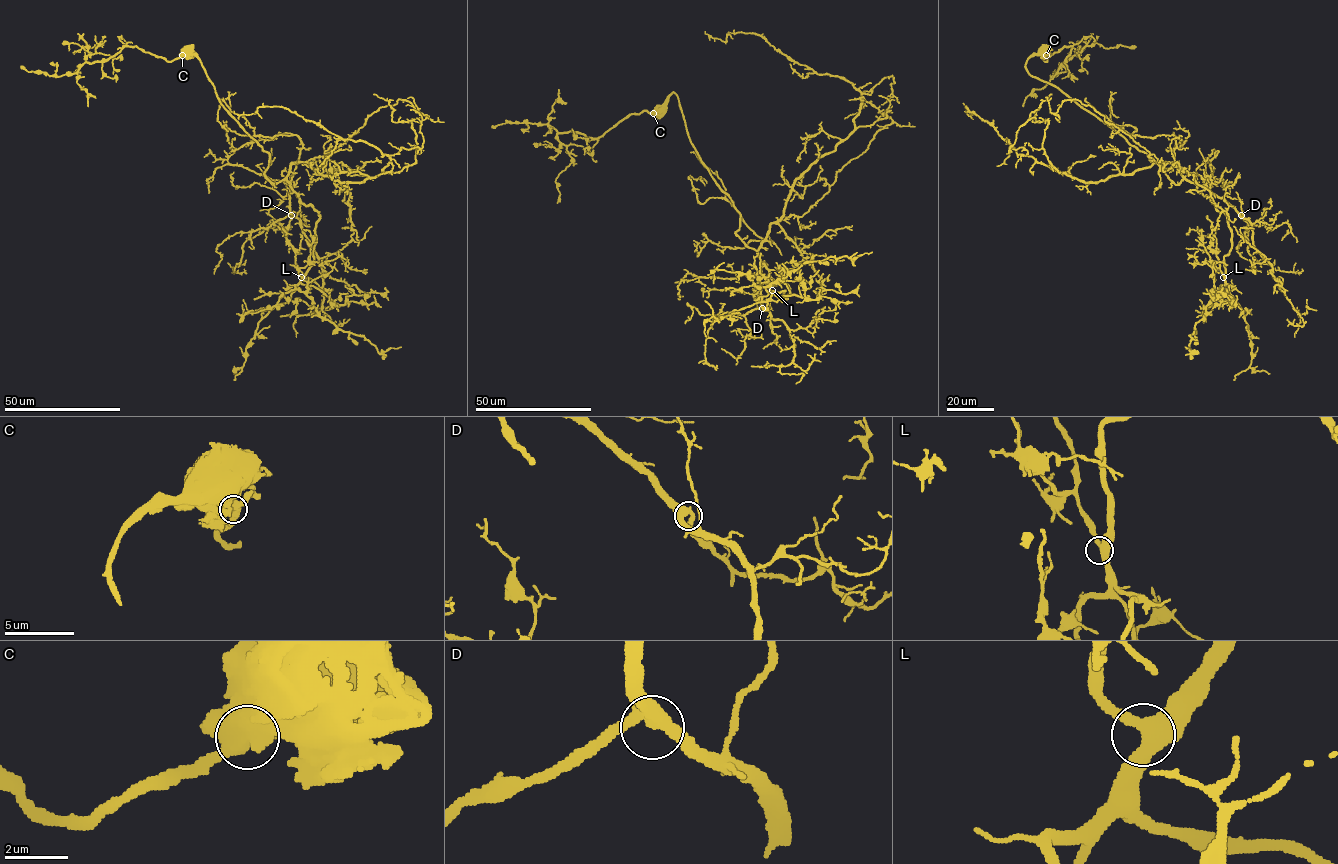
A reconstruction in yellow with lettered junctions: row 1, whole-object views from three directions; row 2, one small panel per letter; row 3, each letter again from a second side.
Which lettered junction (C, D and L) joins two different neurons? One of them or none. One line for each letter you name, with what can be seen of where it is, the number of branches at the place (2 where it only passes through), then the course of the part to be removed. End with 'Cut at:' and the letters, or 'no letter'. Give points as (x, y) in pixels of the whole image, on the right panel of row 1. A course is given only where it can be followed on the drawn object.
C: (1046, 55) | 3 | (1046, 55), (1044, 61), (1063, 46), (1071, 46), (1066, 63), (1086, 46), (1097, 43), (1106, 48), (1136, 46)
Cut at: C

